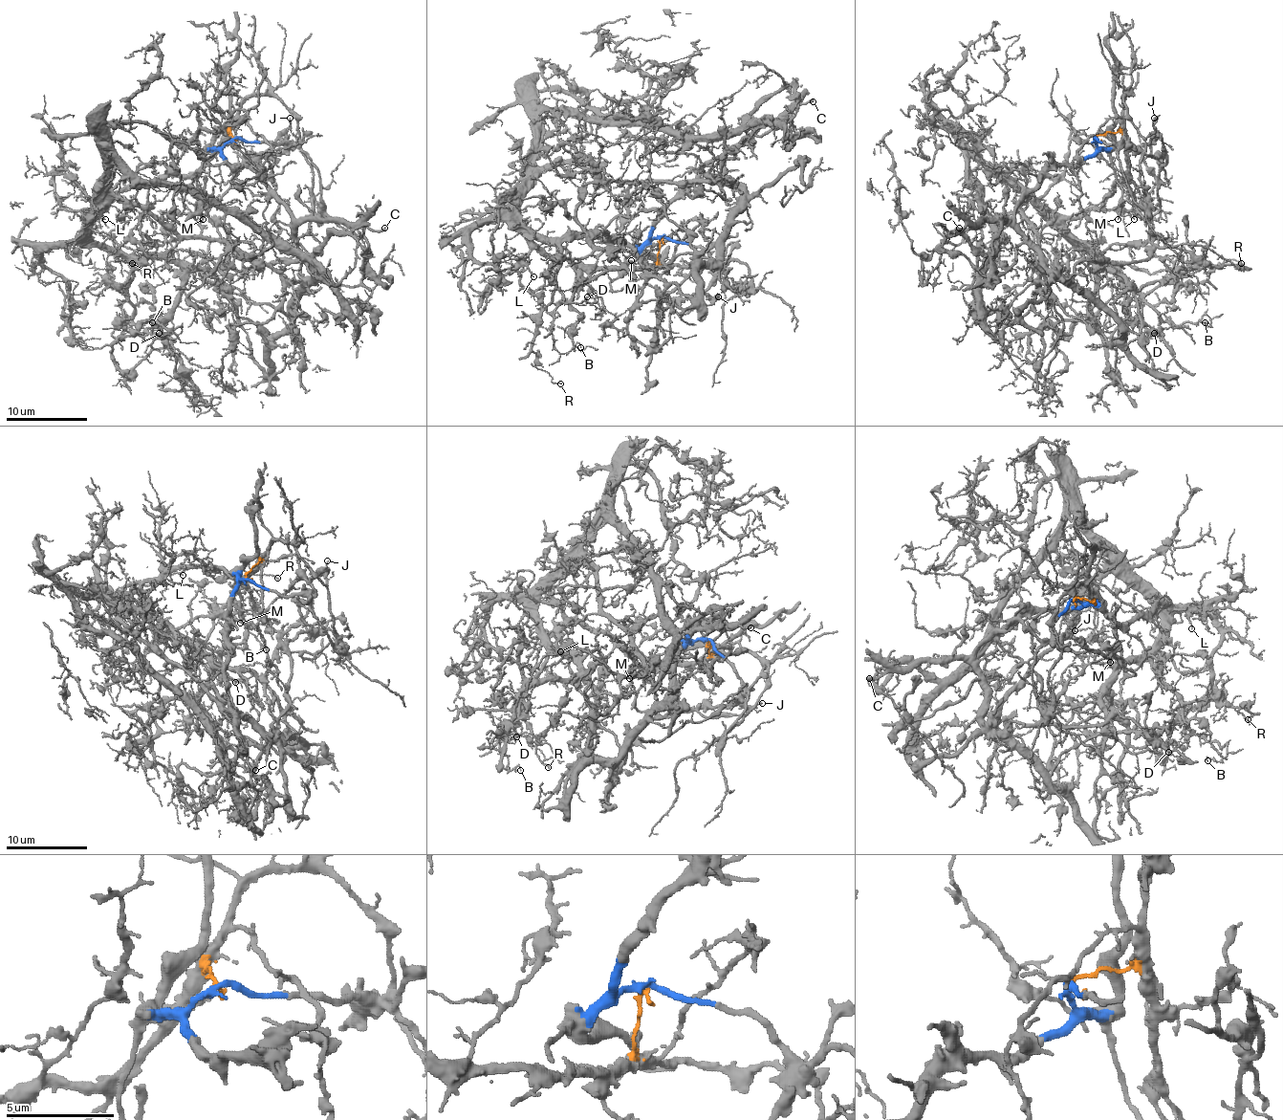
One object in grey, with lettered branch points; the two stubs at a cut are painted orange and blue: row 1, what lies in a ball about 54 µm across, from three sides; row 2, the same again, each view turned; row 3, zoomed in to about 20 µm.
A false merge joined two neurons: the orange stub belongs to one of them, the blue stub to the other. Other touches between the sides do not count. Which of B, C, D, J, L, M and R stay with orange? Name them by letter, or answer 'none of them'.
B, D, L, R

